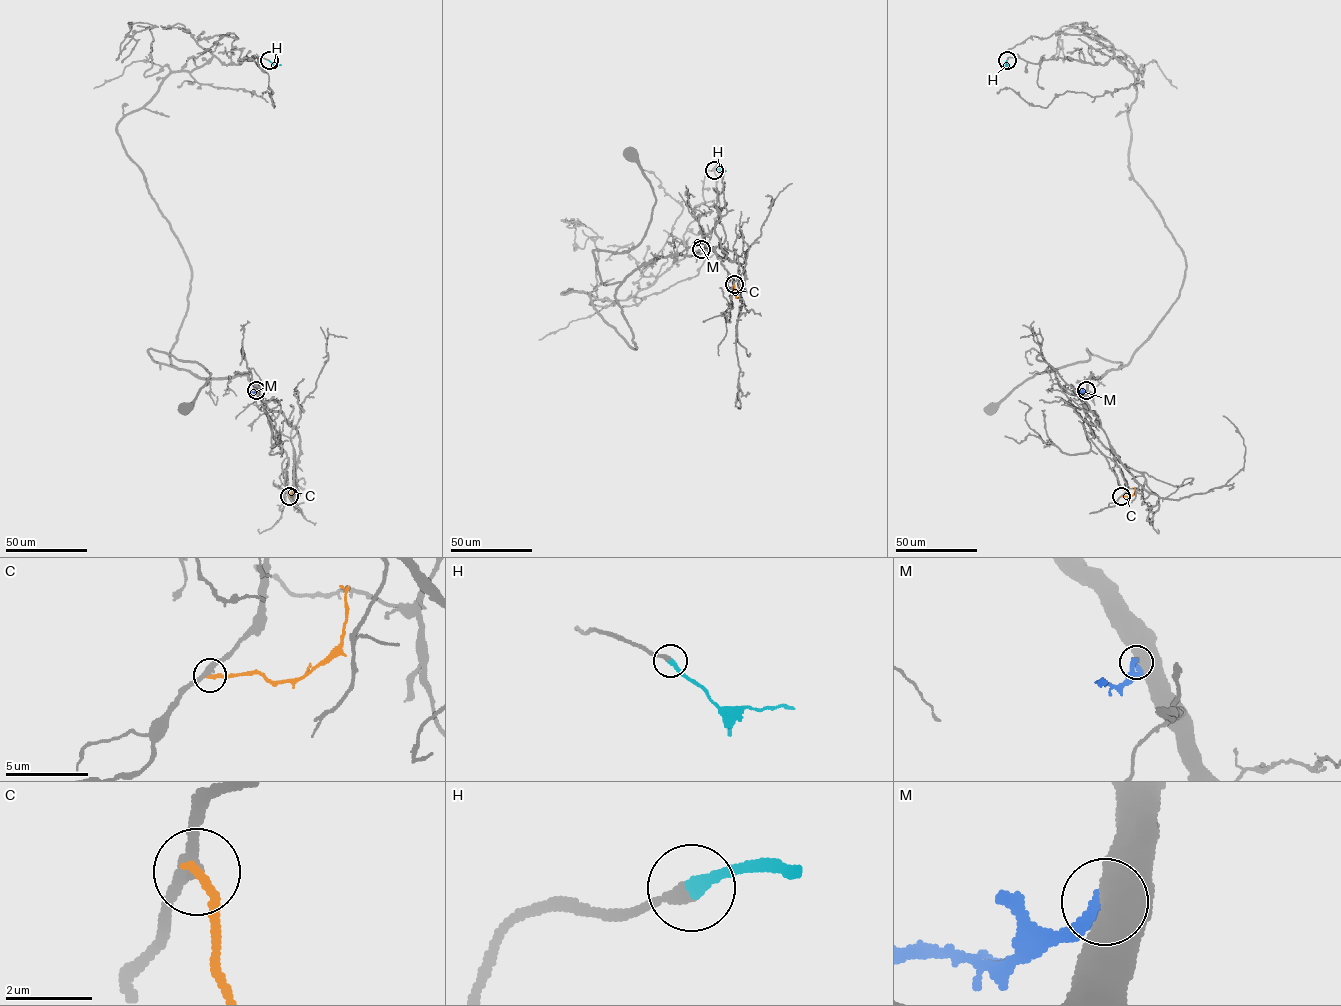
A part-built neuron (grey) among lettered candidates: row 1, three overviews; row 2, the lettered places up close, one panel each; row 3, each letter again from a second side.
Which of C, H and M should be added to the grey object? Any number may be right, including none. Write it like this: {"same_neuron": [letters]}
{"same_neuron": ["H"]}

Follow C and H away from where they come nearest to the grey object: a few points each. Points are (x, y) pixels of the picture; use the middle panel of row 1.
C: (734, 284), (738, 298)
H: (714, 169), (726, 171)

